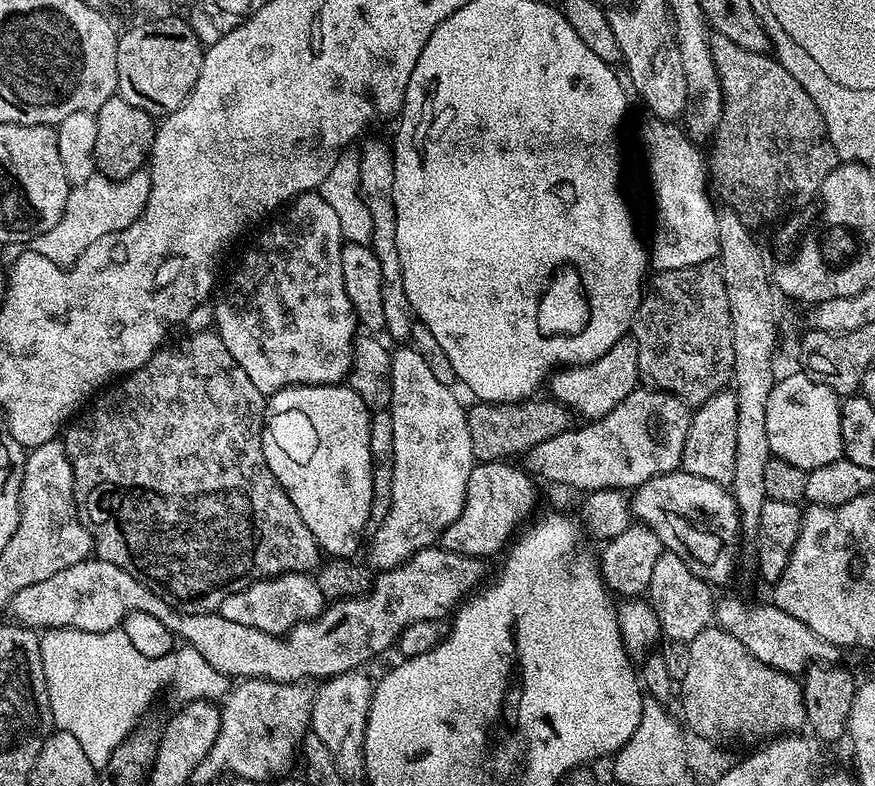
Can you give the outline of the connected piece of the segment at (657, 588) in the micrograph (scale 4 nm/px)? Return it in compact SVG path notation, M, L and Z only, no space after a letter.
M666 550L658 558L654 571L650 573L650 586L646 596L660 619L661 633L672 640L687 642L713 623L712 591L714 588L709 581L695 576L690 566L686 566L682 558L678 558L678 554Z

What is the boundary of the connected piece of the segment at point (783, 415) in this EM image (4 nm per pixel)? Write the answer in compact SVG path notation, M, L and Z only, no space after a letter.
M800 372L793 376L781 375L770 390L770 398L766 402L766 438L770 438L773 457L807 470L826 466L826 462L834 462L843 457L841 397L819 379Z

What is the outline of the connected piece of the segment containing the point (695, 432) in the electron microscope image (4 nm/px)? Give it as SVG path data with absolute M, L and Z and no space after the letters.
M723 390L710 397L691 413L686 446L682 450L683 471L698 474L698 478L710 478L710 482L731 485L734 478L734 444L738 442L738 406L736 394Z

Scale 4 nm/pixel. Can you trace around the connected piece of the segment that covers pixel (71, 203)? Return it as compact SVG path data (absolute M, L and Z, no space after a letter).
M141 170L124 180L94 174L86 182L75 185L68 193L66 210L58 225L46 234L36 236L30 242L31 251L42 254L60 267L71 267L98 238L121 232L140 217L148 204L150 180L151 175Z

